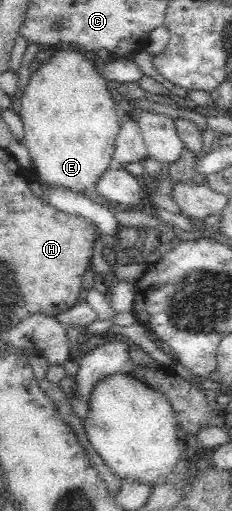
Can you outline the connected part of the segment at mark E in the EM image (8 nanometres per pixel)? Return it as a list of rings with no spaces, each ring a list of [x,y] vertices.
[[[55,47],[49,62],[41,64],[22,90],[16,112],[23,122],[23,141],[29,151],[32,176],[46,188],[67,188],[70,192],[87,193],[94,190],[104,172],[112,168],[114,146],[120,128],[116,102],[107,91],[107,79],[97,71],[85,52],[71,47]]]

